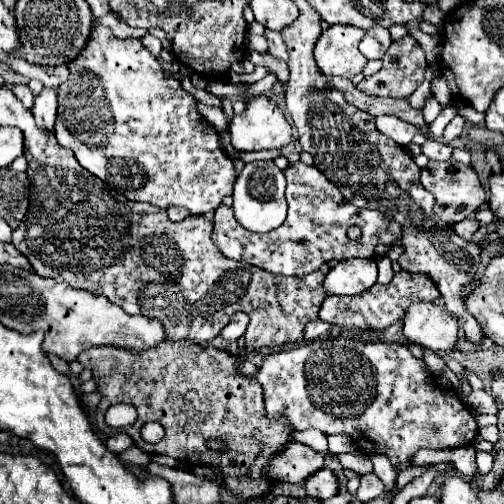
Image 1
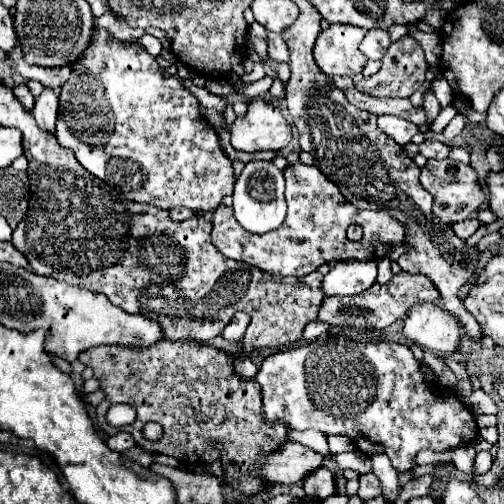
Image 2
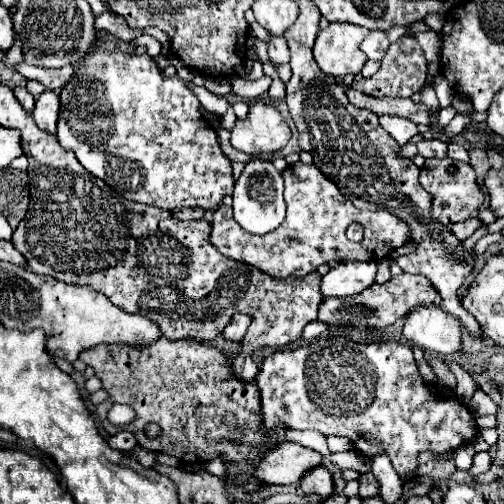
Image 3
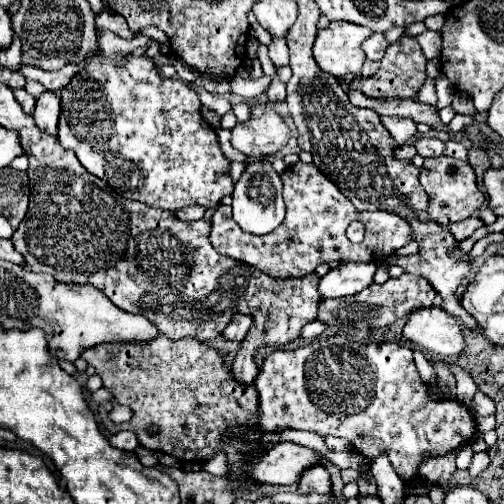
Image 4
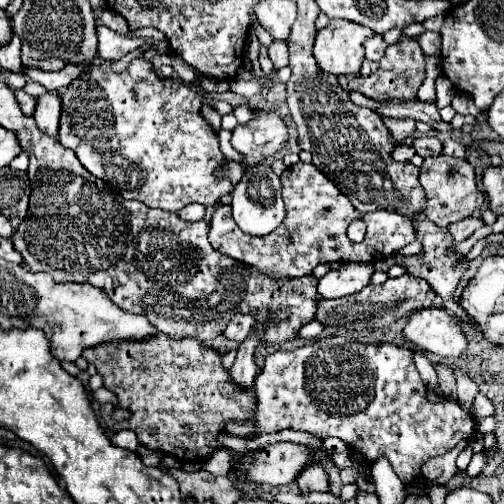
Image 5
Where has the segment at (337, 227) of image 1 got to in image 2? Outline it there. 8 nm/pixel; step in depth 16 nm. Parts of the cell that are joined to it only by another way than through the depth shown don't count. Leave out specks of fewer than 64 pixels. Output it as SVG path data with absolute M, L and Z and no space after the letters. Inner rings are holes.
M296 162L284 170L286 178L286 202L288 214L280 228L270 234L250 234L240 228L232 216L232 208L220 204L212 220L212 244L232 260L244 260L272 276L306 276L314 272L320 264L332 260L376 260L388 256L394 246L404 244L404 224L392 220L388 212L366 212L354 208L344 200L342 192L332 184L316 166L306 166ZM350 224L360 224L364 228L364 238L360 242L350 242L346 238L346 228Z

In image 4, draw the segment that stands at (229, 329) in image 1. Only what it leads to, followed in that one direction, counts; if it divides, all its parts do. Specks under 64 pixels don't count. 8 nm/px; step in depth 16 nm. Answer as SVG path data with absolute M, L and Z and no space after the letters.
M234 314L230 324L226 326L226 330L222 332L224 338L228 340L236 340L236 342L242 342L244 336L248 334L248 328L252 326L252 316L248 314Z

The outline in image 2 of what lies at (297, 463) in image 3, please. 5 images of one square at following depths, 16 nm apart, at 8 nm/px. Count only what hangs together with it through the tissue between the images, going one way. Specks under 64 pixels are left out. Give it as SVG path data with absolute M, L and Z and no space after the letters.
M286 442L276 448L272 456L260 466L258 476L270 484L298 484L308 472L322 466L322 454L296 444Z

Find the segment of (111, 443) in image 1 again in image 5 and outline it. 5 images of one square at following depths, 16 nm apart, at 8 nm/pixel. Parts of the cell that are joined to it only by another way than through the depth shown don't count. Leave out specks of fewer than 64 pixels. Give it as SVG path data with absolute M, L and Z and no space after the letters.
M128 430L116 432L110 440L112 440L112 444L116 444L116 446L120 446L120 448L128 448L128 450L136 450L136 448L140 446L138 436L136 436L134 432L128 432Z

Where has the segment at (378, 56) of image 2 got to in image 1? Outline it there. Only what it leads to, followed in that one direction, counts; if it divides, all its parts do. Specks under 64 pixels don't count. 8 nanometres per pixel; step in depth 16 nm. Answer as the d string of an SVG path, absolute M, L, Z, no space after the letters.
M370 28L360 42L360 52L368 60L380 60L386 54L390 44L392 44L392 40L390 40L390 34L386 28Z

